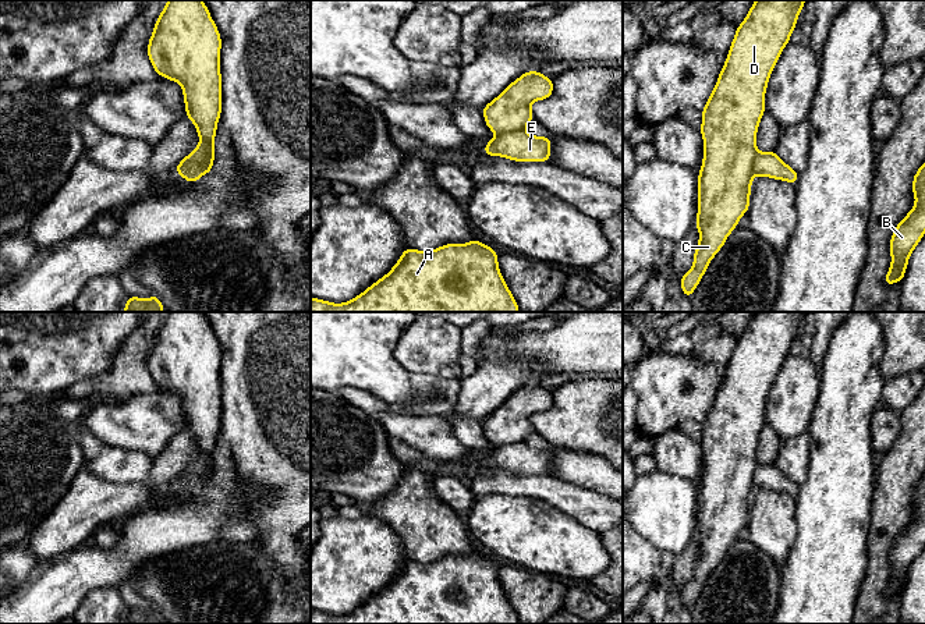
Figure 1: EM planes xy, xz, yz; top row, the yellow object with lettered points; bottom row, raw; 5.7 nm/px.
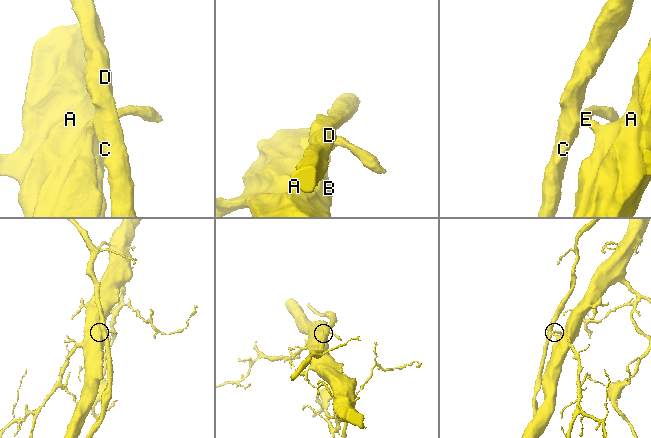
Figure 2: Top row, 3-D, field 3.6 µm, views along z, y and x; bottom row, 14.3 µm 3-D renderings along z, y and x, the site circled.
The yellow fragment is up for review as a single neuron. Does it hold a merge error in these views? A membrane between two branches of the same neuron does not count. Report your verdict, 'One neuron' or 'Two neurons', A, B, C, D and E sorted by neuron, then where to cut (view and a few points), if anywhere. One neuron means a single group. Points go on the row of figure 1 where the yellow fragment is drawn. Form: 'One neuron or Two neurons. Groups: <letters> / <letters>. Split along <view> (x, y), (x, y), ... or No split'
Two neurons. Groups: A B E / C D. Split along xy (213, 155), (199, 163), (198, 177)

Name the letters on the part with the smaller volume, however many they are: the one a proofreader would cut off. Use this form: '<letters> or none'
C, D

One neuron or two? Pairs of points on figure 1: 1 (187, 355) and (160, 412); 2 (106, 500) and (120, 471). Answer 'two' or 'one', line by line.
1: two
2: two

